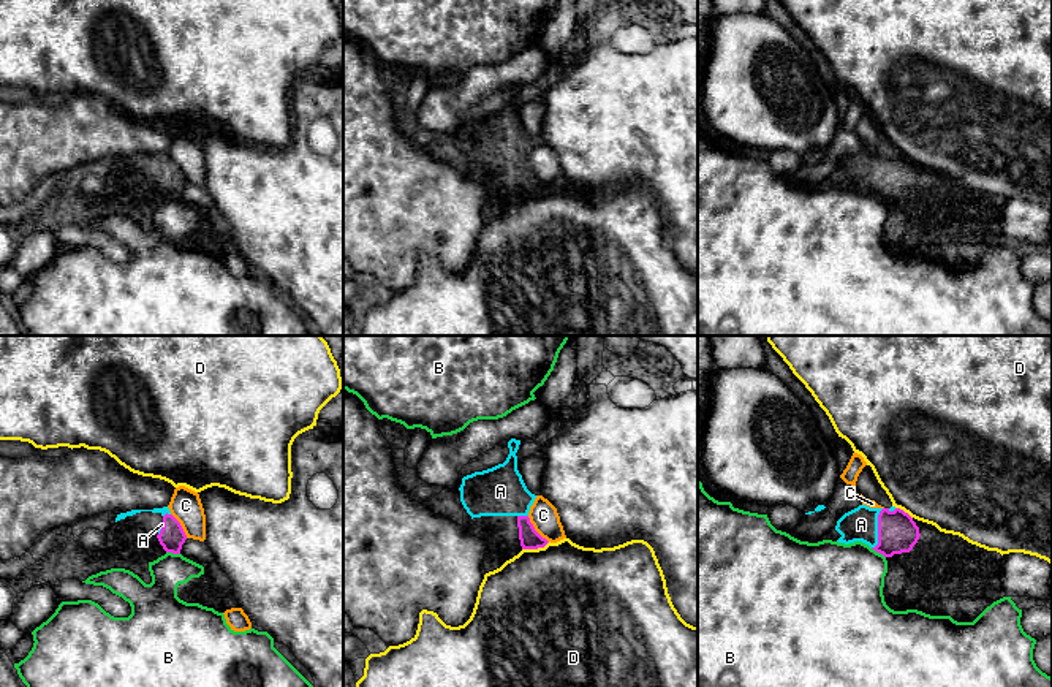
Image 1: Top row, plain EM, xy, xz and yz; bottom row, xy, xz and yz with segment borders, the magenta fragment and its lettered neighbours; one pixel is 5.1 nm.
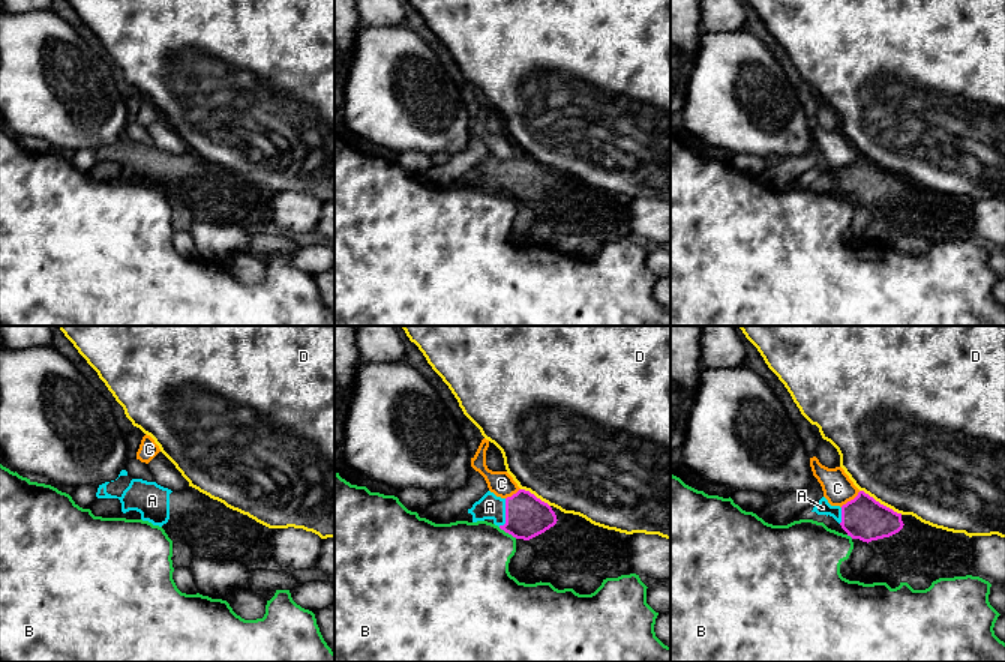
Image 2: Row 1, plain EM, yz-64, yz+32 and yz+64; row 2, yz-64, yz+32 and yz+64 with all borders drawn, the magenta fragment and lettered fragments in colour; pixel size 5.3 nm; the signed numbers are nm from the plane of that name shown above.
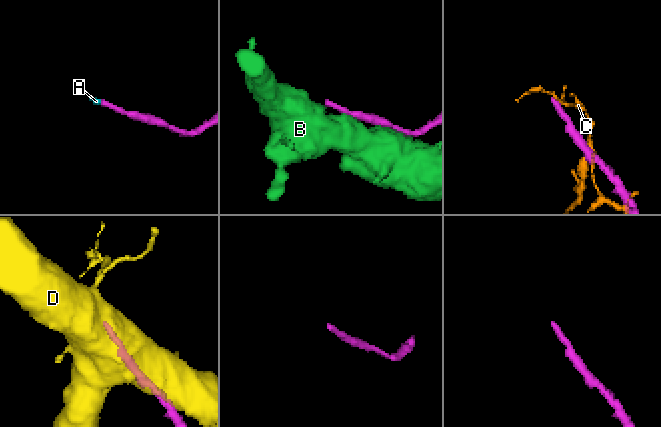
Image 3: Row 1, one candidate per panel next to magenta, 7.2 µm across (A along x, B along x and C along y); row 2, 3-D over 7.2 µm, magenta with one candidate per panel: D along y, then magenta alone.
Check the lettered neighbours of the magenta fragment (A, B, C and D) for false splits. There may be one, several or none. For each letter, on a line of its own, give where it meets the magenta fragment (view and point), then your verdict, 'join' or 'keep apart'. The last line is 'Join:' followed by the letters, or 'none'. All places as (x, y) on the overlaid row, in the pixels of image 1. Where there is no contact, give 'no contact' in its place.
A: yz (878, 529) | join
B: yz (878, 551) | keep apart
C: xz (533, 529) | keep apart
D: xz (535, 548) | keep apart
Join: A

